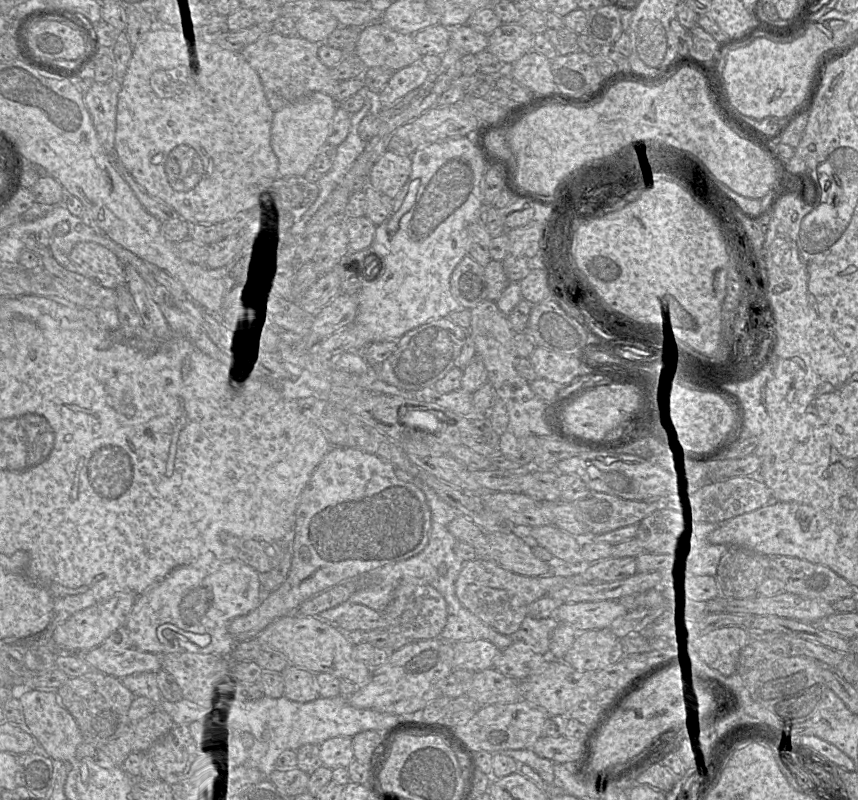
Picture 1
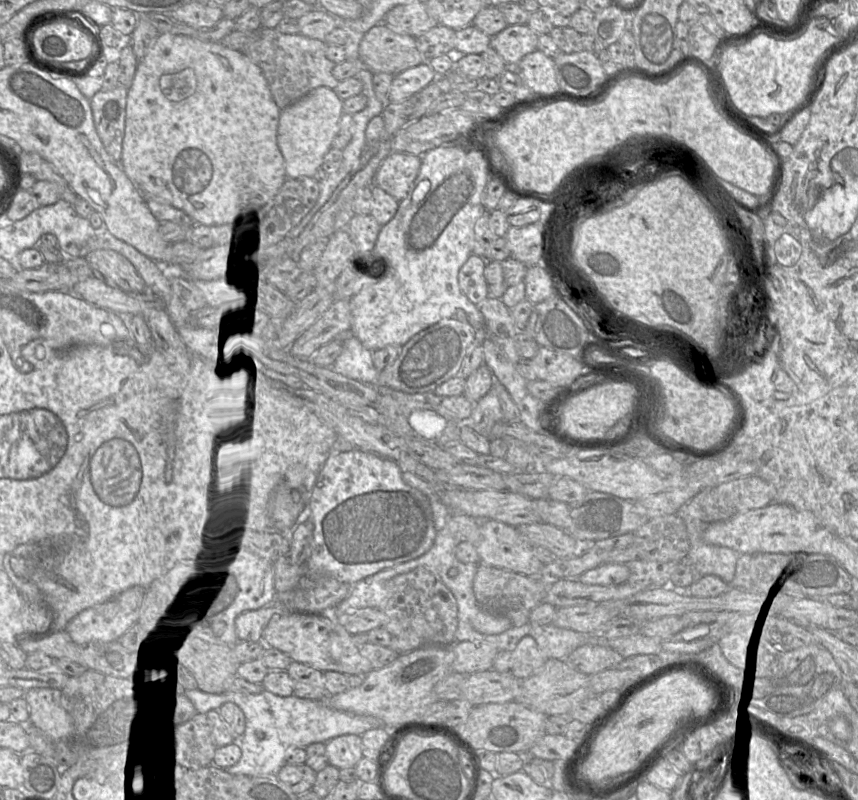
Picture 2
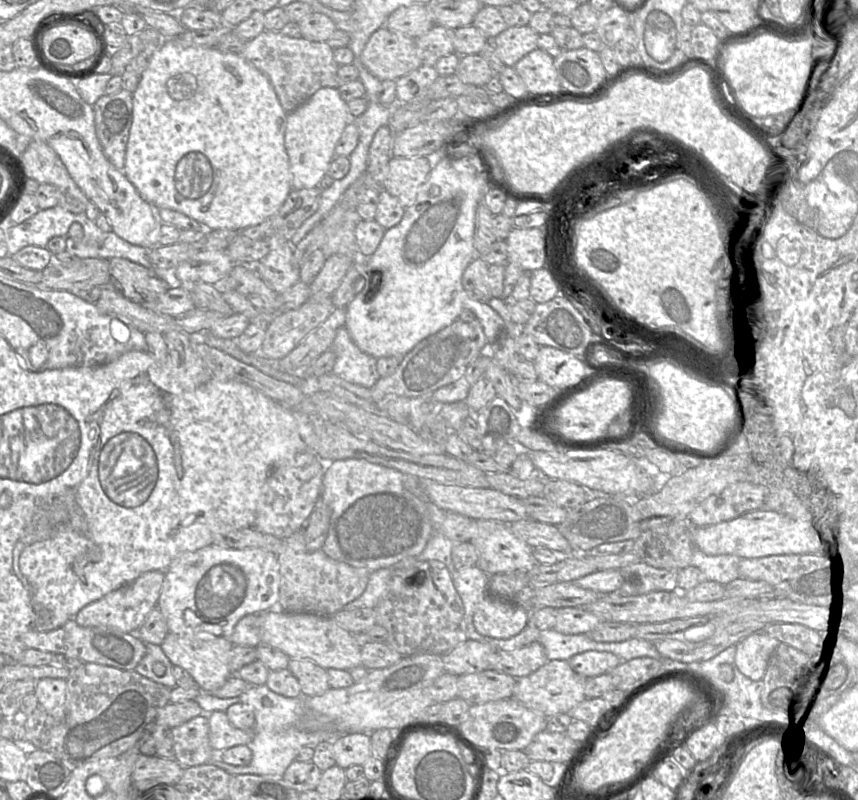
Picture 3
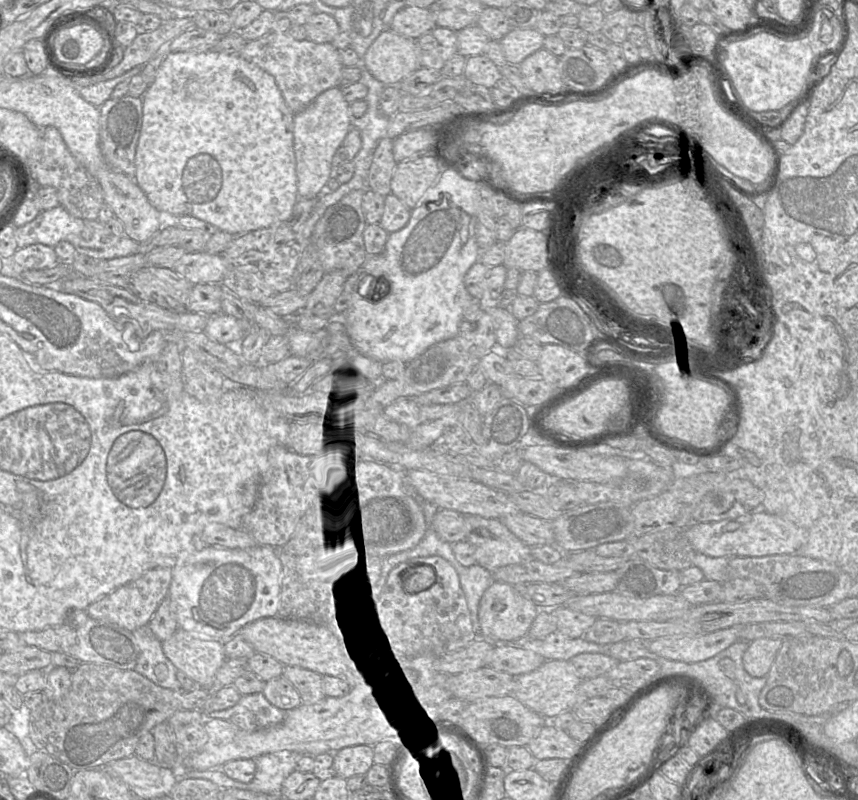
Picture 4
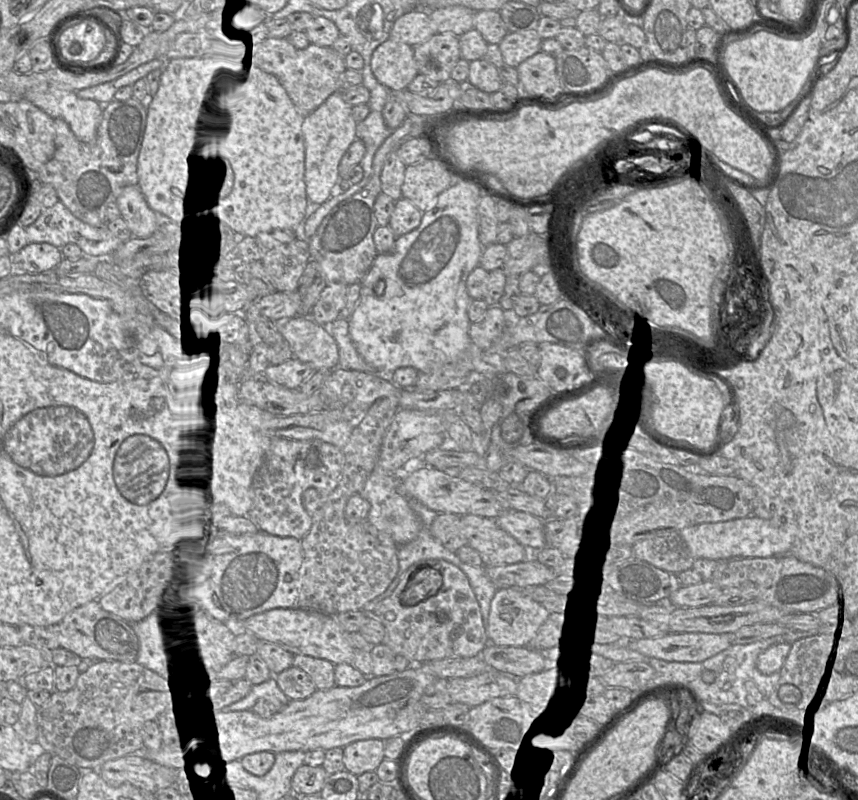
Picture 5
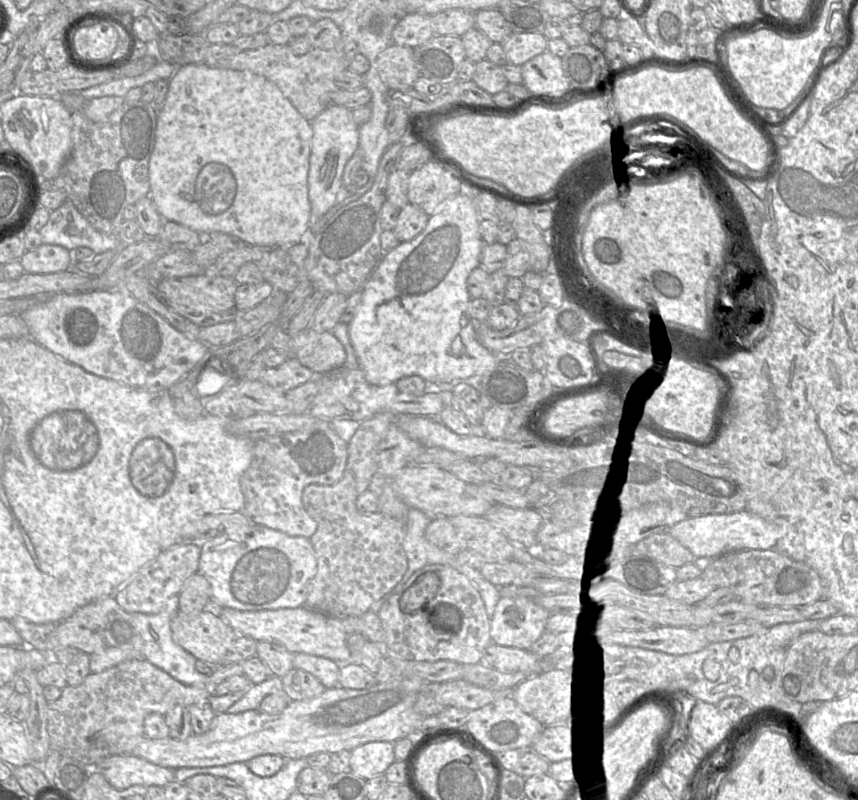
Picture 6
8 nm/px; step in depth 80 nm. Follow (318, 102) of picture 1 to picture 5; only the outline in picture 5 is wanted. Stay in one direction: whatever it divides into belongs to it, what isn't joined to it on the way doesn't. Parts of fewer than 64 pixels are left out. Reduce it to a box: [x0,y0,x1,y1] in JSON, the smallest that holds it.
[302,92,357,205]

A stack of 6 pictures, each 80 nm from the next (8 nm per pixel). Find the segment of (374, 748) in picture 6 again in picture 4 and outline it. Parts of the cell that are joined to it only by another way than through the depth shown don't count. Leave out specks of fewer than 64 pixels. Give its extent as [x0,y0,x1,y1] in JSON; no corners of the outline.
[335,744,374,779]

